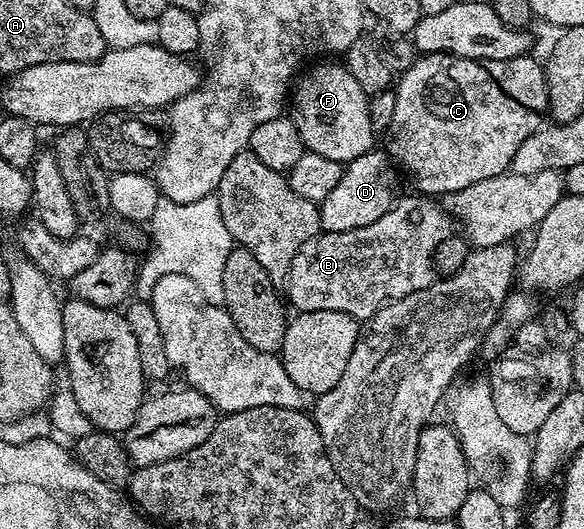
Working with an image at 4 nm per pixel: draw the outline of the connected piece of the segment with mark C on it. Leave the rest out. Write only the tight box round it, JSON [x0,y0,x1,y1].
[386,53,550,195]

